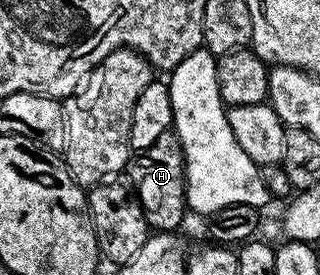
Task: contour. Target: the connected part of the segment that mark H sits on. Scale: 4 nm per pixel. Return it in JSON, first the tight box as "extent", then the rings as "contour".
{"extent":[129,130,188,233],"contour":[[[174,130],[161,133],[149,149],[138,152],[129,164],[129,182],[135,188],[135,195],[141,201],[147,218],[148,228],[159,233],[175,233],[183,223],[183,214],[188,214],[186,201],[186,161],[183,158],[182,143]]]}

